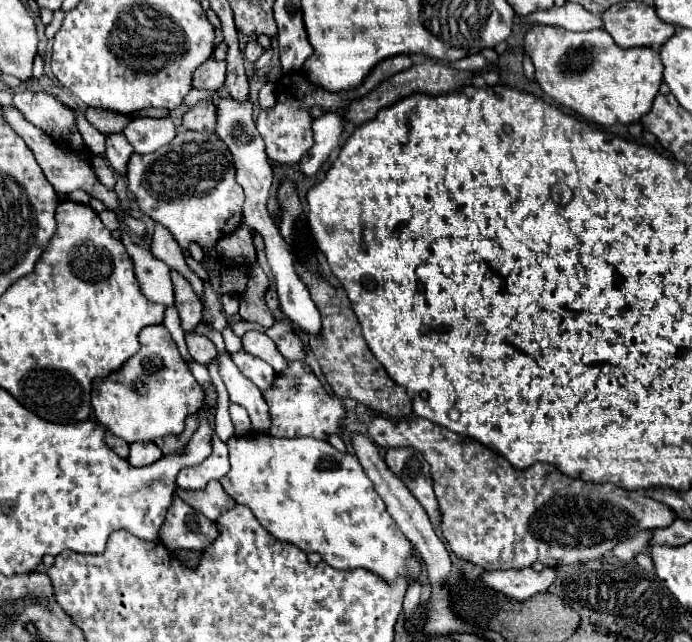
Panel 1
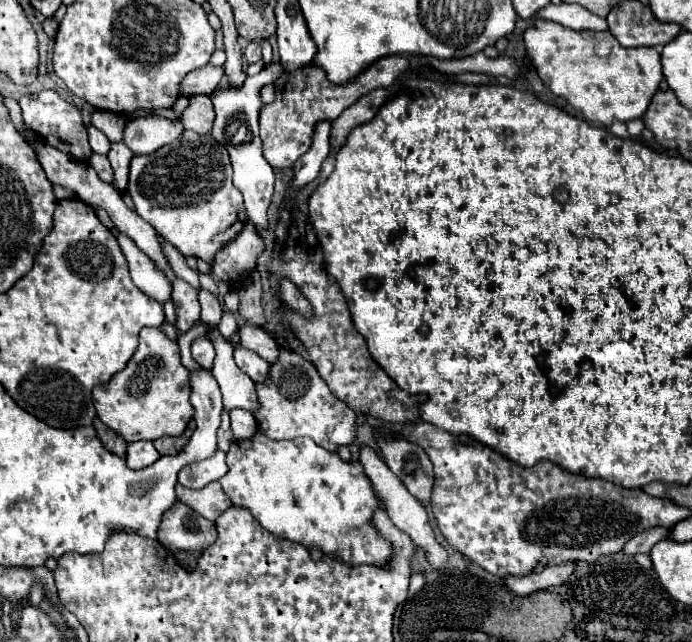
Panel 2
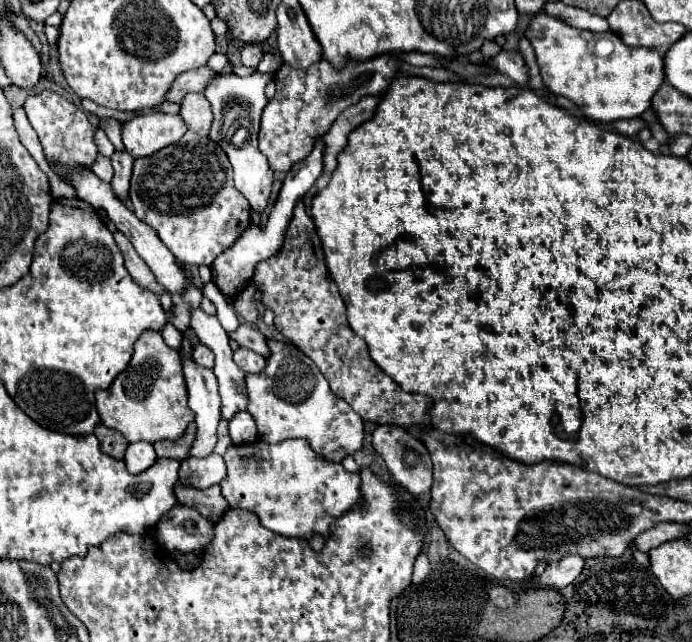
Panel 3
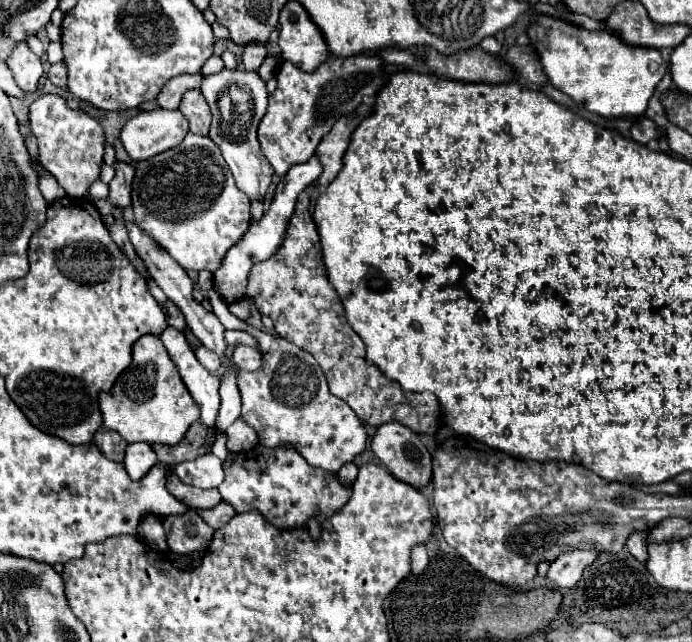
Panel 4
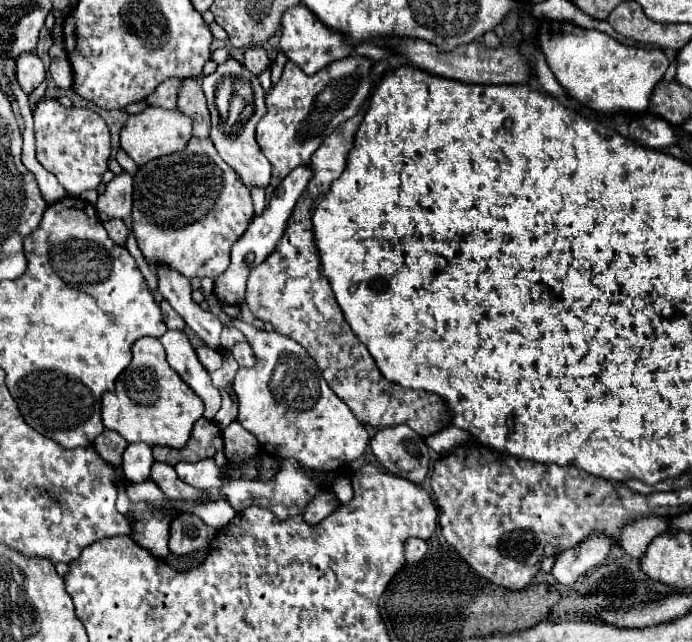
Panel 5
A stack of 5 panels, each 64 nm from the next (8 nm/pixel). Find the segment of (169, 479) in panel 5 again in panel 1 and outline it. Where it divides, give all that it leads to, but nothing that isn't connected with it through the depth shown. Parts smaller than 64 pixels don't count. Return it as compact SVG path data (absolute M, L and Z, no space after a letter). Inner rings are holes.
M210 482L202 490L178 488L176 494L182 496L186 504L190 504L194 510L204 514L208 520L216 520L222 512L228 512L234 506L234 500L230 500L230 496L224 492L220 482Z

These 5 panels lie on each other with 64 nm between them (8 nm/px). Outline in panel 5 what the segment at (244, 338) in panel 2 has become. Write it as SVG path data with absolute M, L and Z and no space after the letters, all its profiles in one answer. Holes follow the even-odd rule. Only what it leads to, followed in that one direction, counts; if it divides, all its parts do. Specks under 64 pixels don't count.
M224 328L222 330L222 334L220 334L220 344L222 344L222 348L232 348L236 342L242 342L244 340L244 336L242 336L242 332L240 330L236 330L236 328Z

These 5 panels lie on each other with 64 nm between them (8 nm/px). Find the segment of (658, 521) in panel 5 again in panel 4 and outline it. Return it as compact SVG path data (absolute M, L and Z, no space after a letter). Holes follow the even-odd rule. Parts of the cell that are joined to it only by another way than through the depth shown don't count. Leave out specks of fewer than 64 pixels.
M646 530L644 532L632 532L626 540L626 548L630 550L630 554L642 564L648 560L648 552L646 552L646 536L648 534L650 532L646 532Z

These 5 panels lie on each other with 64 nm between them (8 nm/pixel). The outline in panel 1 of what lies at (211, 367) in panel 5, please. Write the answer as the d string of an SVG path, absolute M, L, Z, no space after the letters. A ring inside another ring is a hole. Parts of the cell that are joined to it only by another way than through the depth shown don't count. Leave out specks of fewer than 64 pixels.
M186 334L186 344L188 344L188 352L190 352L192 360L198 364L204 364L204 366L208 366L218 354L216 346L206 336Z

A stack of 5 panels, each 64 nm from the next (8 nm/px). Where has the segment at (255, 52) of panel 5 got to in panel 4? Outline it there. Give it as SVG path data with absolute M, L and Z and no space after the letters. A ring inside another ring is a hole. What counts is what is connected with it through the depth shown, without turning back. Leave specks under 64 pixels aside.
M262 44L247 45L242 54L242 62L246 71L257 71L266 58L266 48Z

